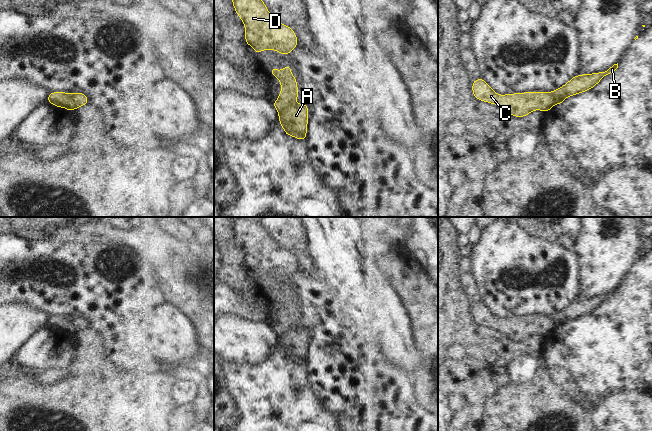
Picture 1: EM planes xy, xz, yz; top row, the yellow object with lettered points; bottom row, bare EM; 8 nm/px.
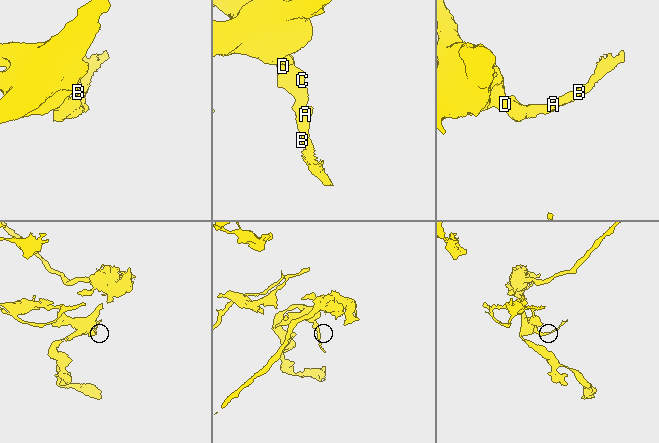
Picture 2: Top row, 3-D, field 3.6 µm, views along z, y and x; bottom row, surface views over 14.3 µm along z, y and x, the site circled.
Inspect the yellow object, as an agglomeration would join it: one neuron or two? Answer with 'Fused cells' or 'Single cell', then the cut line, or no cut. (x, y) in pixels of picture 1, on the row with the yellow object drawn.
Fused cells. Split along xy (63, 92), (70, 97), (75, 108)

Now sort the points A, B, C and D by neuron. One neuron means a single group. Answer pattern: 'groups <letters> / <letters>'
groups A B / C D

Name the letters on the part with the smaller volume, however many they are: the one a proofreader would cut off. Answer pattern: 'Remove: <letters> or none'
Remove: A, B

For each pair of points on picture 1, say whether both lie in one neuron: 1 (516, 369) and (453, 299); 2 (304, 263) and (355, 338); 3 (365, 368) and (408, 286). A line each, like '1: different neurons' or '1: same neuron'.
1: different neurons
2: different neurons
3: different neurons

